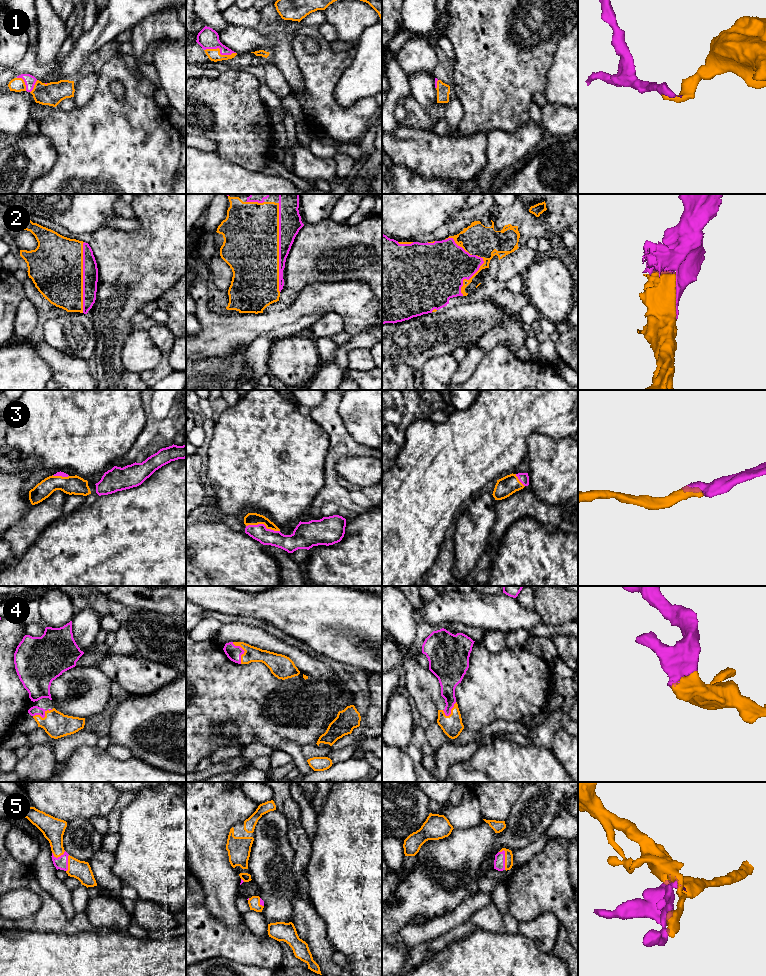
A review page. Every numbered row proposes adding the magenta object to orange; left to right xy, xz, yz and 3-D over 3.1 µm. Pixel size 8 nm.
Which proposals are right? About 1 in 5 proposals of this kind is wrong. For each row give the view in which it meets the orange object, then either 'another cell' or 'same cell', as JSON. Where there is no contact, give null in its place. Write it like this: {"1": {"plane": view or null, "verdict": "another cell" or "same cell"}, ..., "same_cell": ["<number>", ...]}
{"1": {"plane": "xz", "verdict": "same cell"}, "2": {"plane": "xz", "verdict": "same cell"}, "3": {"plane": "xz", "verdict": "same cell"}, "4": {"plane": "xz", "verdict": "same cell"}, "5": {"plane": "yz", "verdict": "same cell"}, "same_cell": ["1", "2", "3", "4", "5"]}

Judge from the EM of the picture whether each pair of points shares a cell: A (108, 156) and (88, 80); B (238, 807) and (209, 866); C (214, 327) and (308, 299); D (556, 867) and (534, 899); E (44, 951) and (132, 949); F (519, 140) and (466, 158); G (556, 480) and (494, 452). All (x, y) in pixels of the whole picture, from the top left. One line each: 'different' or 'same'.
A: different
B: same
C: same
D: same
E: same
F: different
G: different

